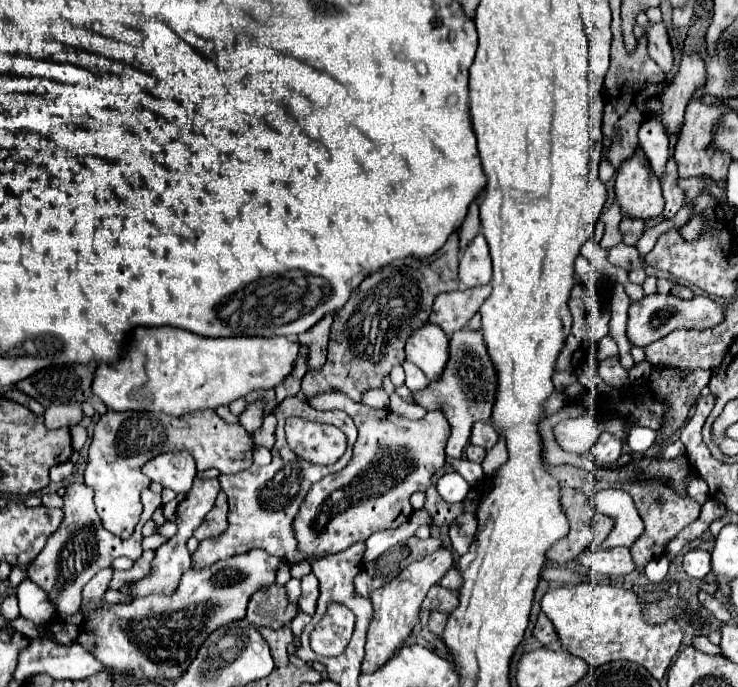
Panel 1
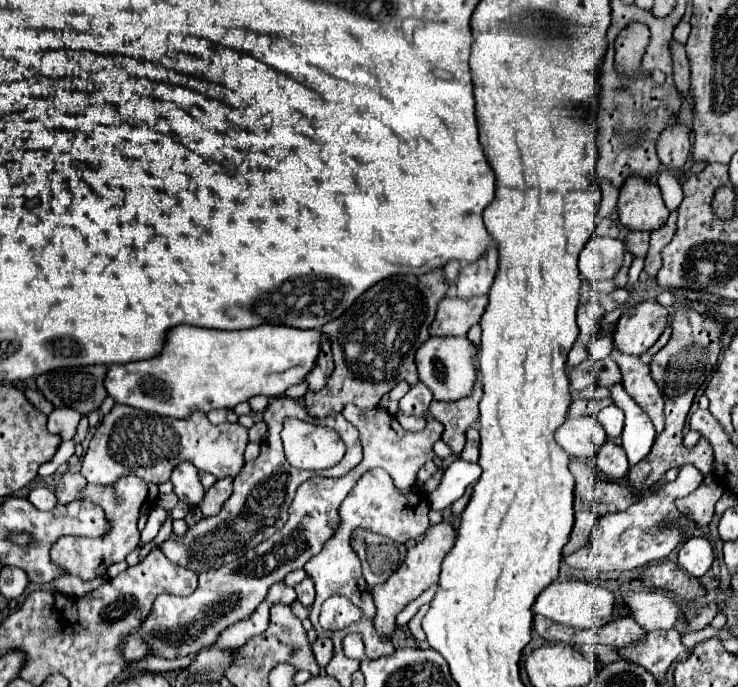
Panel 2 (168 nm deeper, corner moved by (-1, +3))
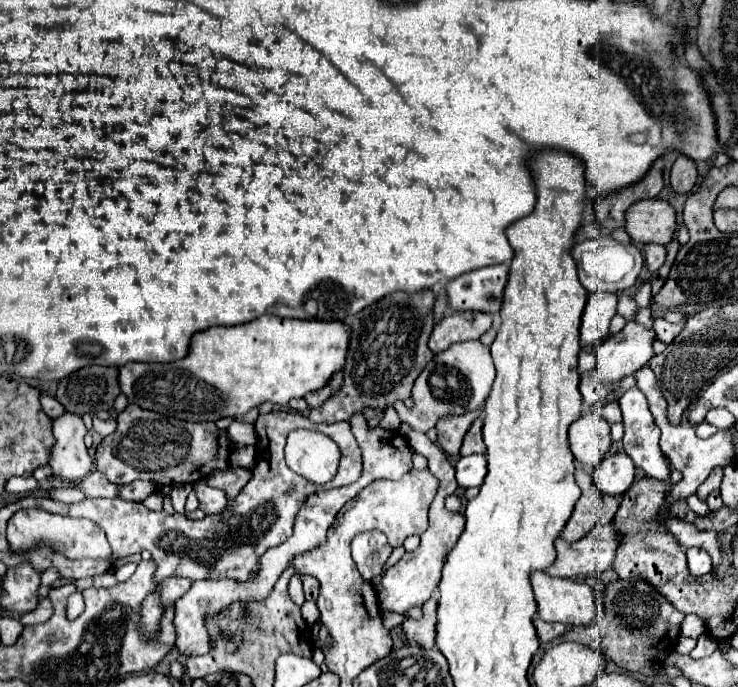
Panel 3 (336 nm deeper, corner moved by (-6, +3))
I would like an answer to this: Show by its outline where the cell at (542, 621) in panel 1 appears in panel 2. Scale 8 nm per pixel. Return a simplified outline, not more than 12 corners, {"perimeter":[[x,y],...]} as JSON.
{"perimeter":[[541,615],[533,629],[551,643],[593,643],[593,631],[557,625]]}

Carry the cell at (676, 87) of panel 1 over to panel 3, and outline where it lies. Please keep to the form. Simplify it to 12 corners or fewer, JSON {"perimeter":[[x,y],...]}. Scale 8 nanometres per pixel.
{"perimeter":[[678,155],[670,183],[678,193],[690,191],[698,177],[696,163]]}

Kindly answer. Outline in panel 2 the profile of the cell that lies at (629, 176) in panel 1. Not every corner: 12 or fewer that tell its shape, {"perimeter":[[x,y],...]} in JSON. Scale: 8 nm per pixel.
{"perimeter":[[627,179],[619,221],[631,231],[661,229],[669,217],[659,187]]}

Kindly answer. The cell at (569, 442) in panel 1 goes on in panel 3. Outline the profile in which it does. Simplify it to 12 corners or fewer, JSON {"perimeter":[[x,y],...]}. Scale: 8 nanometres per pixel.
{"perimeter":[[598,413],[570,425],[576,461],[596,467],[610,449],[610,425]]}

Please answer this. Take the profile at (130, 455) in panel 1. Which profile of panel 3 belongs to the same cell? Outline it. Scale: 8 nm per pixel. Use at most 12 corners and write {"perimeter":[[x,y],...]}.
{"perimeter":[[130,403],[96,447],[116,485],[196,483],[228,469],[214,423],[156,419]]}

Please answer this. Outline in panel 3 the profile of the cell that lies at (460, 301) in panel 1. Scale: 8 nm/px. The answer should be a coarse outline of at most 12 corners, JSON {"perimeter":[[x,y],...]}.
{"perimeter":[[482,311],[444,315],[428,347],[434,353],[452,343],[480,339],[492,325]]}

